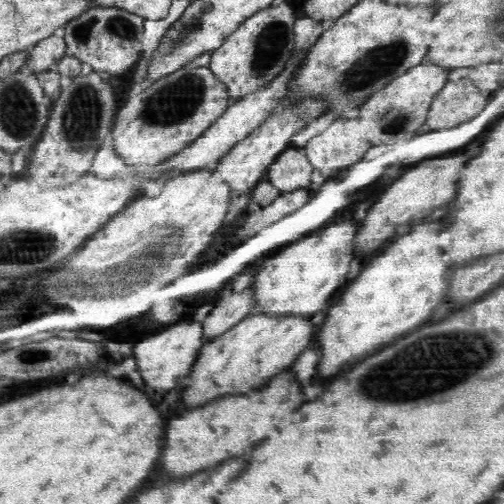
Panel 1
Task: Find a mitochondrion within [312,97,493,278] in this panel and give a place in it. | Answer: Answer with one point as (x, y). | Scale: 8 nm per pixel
(404, 115)

